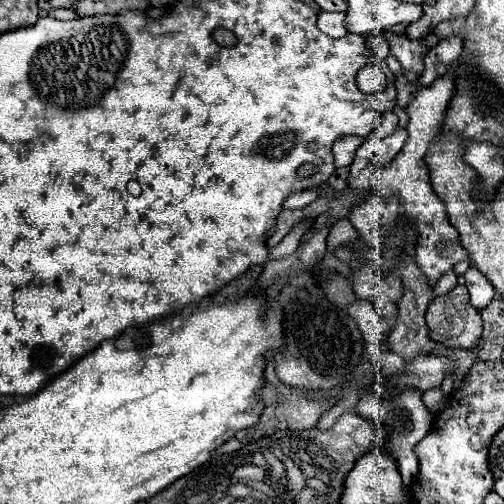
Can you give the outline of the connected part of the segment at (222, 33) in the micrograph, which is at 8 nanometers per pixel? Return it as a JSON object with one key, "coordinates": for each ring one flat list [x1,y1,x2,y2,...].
{"coordinates":[[224,28,216,29,212,34,213,39,221,46,231,47,237,43,235,35]]}

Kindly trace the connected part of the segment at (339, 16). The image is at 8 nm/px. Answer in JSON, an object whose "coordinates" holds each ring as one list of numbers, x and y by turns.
{"coordinates":[[322,11,318,15,318,27,330,37,344,37,348,31,344,27,344,13,328,13]]}

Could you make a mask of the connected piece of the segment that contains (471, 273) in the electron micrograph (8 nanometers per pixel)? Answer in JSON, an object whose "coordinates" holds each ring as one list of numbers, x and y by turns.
{"coordinates":[[470,267,466,273,464,273,464,281,466,281,466,287,468,287,468,293,470,293,470,301,476,309,484,309,492,297,496,295,496,289,488,283,488,279,474,267]]}

